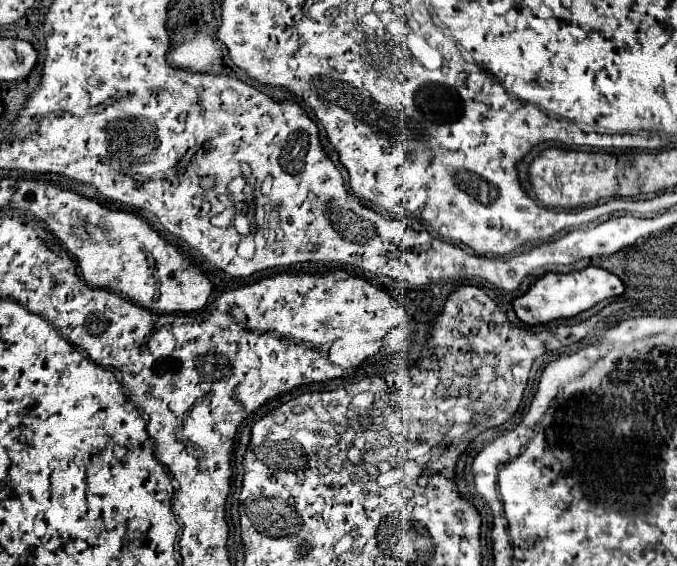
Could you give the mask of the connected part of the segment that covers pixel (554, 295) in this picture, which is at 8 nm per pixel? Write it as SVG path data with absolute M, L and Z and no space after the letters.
M587 266L579 272L569 272L569 274L549 272L549 274L541 276L523 296L513 300L513 310L519 316L519 320L535 326L535 324L547 324L553 320L573 318L603 300L621 296L623 292L625 292L625 284L615 274L611 274L599 266Z

